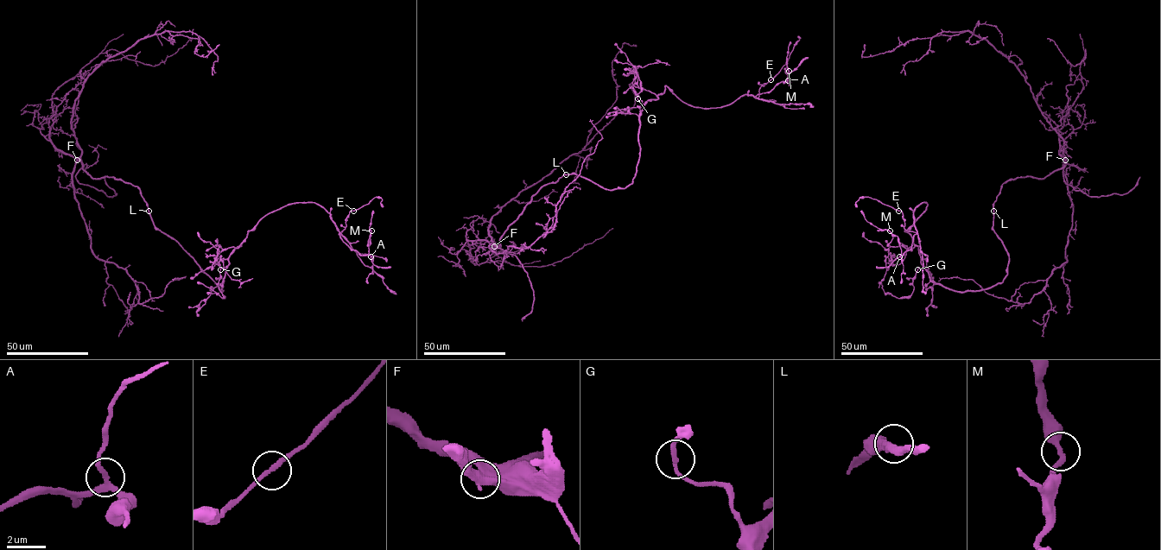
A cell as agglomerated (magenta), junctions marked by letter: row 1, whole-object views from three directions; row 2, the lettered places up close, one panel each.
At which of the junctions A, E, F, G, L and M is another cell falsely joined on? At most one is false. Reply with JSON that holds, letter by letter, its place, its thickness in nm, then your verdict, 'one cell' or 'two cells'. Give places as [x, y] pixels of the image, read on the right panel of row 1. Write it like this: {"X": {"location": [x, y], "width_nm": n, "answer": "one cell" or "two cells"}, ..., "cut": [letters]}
{"A": {"location": [899, 256], "width_nm": 200, "answer": "one cell"}, "E": {"location": [898, 211], "width_nm": 190, "answer": "one cell"}, "F": {"location": [1065, 160], "width_nm": 600, "answer": "one cell"}, "G": {"location": [917, 269], "width_nm": 170, "answer": "one cell"}, "L": {"location": [993, 211], "width_nm": 400, "answer": "one cell"}, "M": {"location": [890, 230], "width_nm": 280, "answer": "one cell"}, "cut": []}

